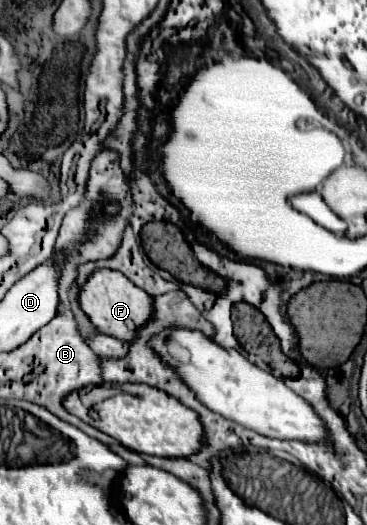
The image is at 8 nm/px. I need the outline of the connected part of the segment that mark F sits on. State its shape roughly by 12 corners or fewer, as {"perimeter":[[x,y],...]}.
{"perimeter":[[97,269],[81,309],[125,343],[151,321],[153,297],[121,271]]}

